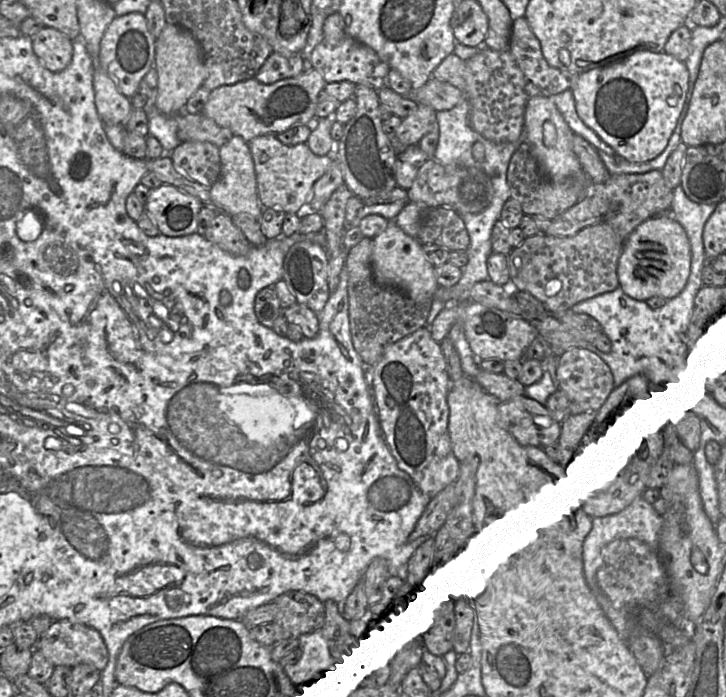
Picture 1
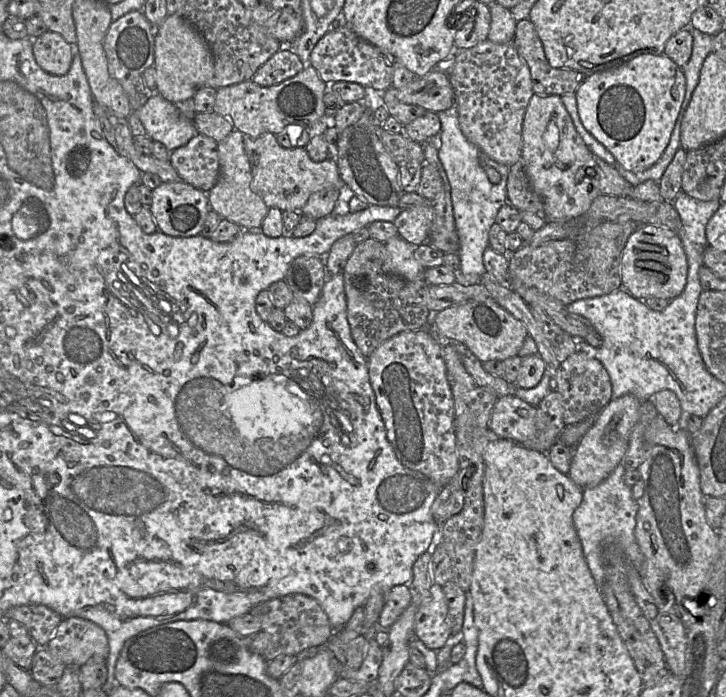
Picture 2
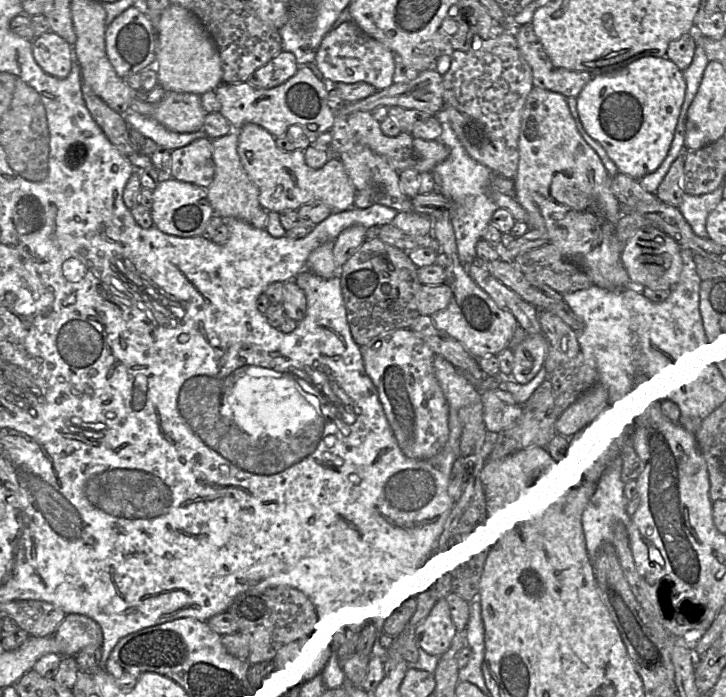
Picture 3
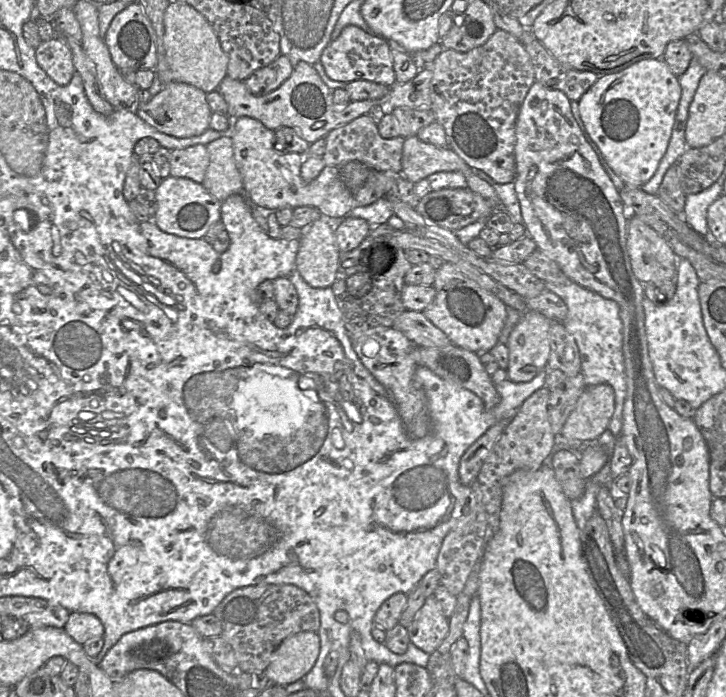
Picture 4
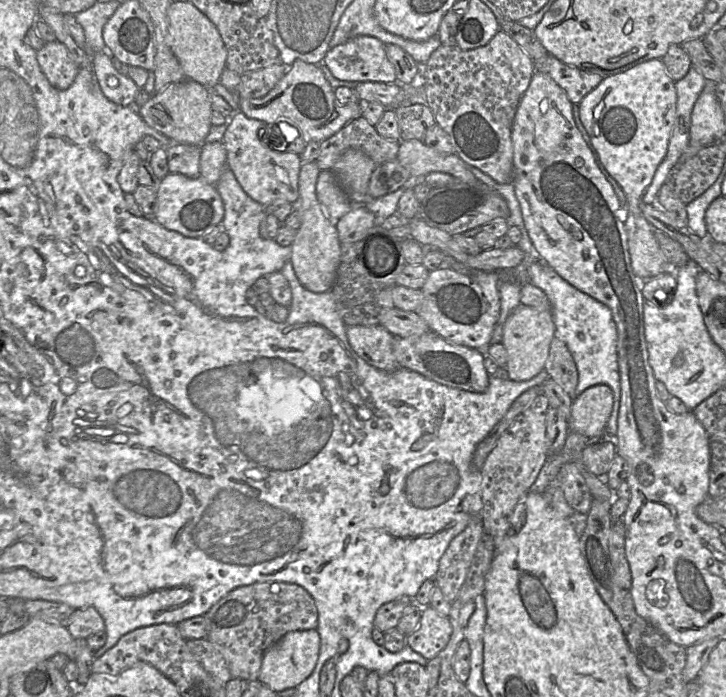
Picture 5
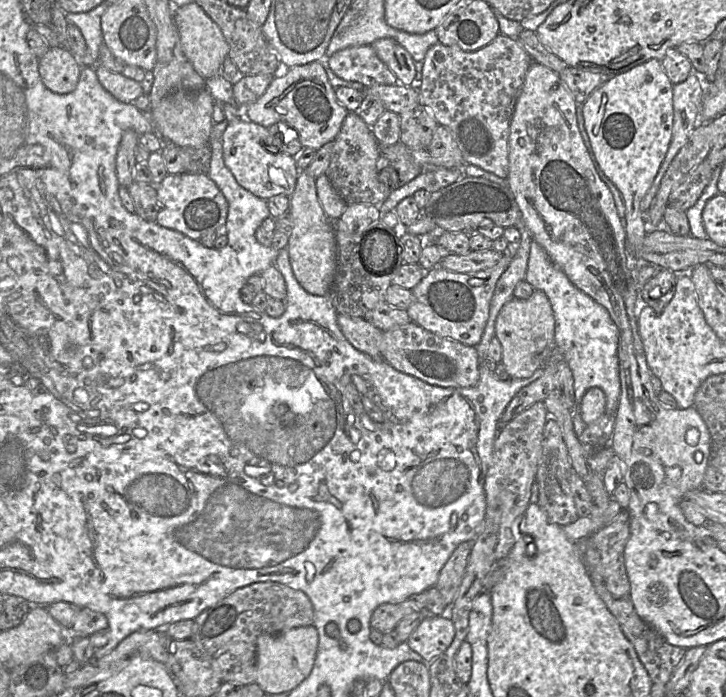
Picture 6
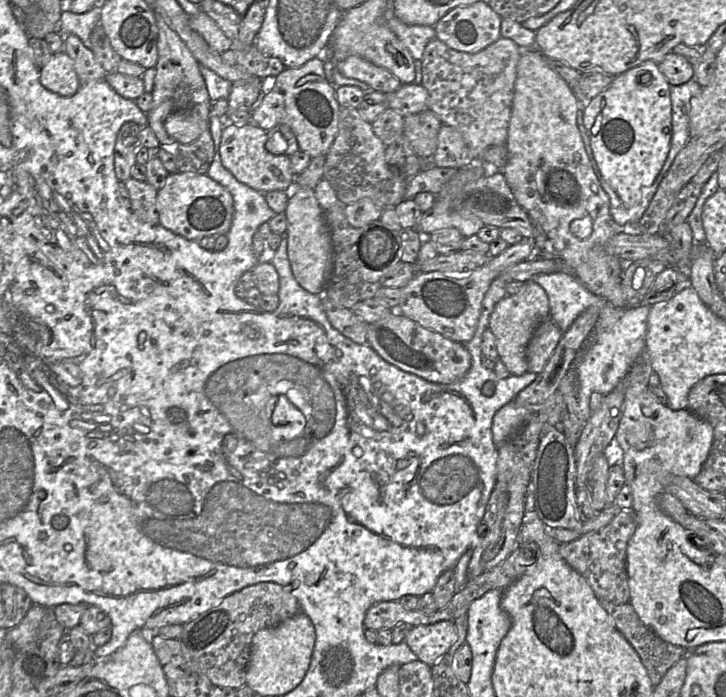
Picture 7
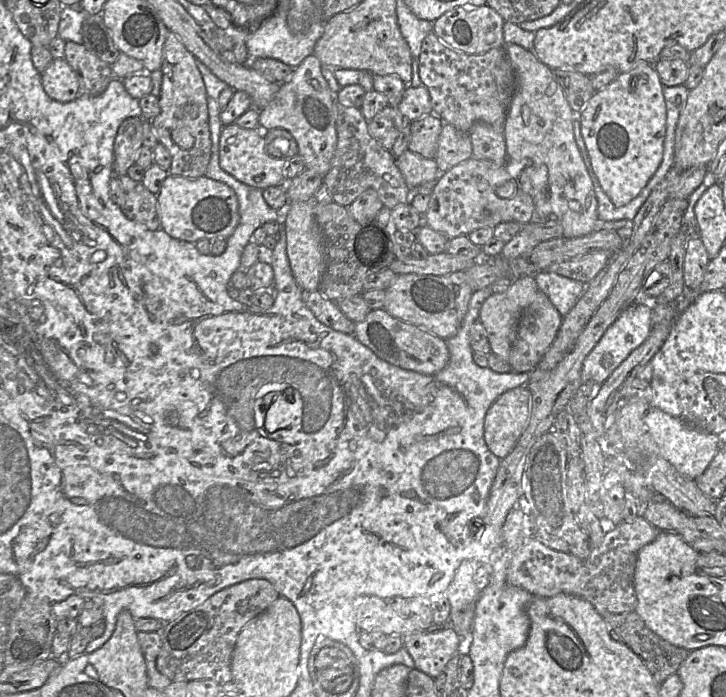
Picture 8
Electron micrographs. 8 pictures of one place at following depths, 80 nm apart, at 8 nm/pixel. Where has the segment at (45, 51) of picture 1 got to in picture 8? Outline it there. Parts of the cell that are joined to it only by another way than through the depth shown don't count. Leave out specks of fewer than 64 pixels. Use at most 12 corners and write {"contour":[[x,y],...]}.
{"contour":[[65,58],[53,59],[41,80],[47,95],[71,102],[82,95]]}

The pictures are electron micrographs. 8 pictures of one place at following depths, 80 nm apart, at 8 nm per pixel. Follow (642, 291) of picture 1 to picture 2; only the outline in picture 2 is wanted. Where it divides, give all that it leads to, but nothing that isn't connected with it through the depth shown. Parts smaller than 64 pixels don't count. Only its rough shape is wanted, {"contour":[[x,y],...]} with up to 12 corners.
{"contour":[[639,226],[622,253],[622,288],[673,300],[687,257],[678,234]]}

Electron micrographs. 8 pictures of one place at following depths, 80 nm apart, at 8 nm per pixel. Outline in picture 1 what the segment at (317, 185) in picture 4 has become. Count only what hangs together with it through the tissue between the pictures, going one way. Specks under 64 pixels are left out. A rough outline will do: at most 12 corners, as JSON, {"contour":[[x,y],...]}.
{"contour":[[249,141],[264,208],[303,214],[333,155]]}

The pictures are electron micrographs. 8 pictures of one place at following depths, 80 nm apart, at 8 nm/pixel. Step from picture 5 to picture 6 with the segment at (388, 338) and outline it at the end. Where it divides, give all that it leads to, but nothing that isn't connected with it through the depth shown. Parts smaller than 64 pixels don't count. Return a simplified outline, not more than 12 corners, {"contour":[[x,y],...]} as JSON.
{"contour":[[337,314],[343,335],[355,349],[382,359],[383,331],[364,318]]}

